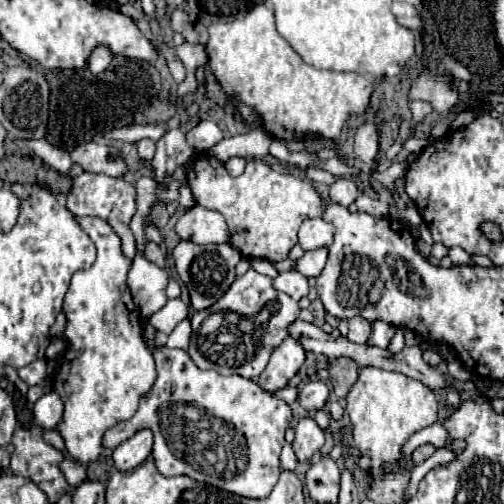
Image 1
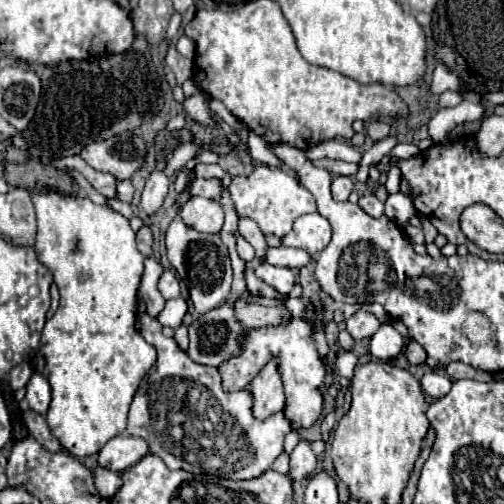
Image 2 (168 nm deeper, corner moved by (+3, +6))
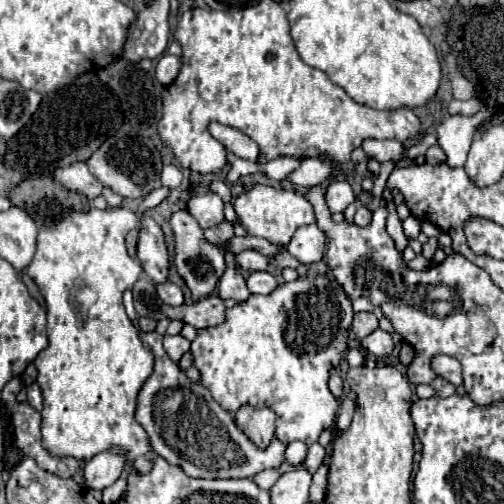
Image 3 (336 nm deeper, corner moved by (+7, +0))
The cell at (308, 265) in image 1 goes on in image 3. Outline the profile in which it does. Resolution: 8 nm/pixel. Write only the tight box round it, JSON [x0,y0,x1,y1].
[236,250,270,272]

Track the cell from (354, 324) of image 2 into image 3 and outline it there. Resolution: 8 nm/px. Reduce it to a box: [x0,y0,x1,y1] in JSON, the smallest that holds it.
[352,312,378,342]

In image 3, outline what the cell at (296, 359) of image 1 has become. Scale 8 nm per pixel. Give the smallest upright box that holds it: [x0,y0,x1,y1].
[236,404,276,448]

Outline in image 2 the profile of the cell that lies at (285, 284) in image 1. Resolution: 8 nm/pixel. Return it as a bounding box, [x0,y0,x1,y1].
[256,264,296,294]

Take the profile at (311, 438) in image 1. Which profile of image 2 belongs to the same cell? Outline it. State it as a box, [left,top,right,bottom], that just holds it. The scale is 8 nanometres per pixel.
[290,440,316,480]

